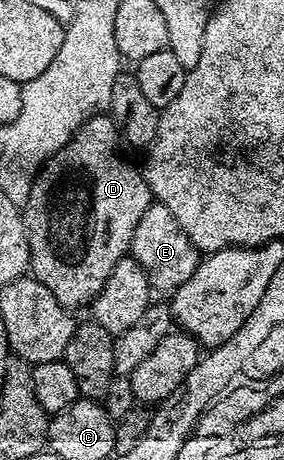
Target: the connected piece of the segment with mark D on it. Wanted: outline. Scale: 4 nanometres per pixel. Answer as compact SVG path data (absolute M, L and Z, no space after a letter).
M92 113L90 117L79 125L79 131L40 170L39 175L35 177L33 188L29 192L29 200L21 208L23 223L27 229L27 243L29 244L29 252L31 253L30 273L38 282L45 284L45 288L49 288L49 292L53 292L53 296L57 296L57 300L62 306L68 308L76 308L75 306L86 307L99 295L101 288L105 288L105 280L109 280L109 272L113 272L113 268L117 268L117 264L123 258L128 257L131 241L133 240L133 232L137 232L137 224L141 220L141 216L145 216L145 208L149 208L153 201L147 181L143 179L142 173L136 167L134 170L123 159L123 154L119 151L119 146L121 147L121 139L119 130L115 126L115 121L106 113Z

